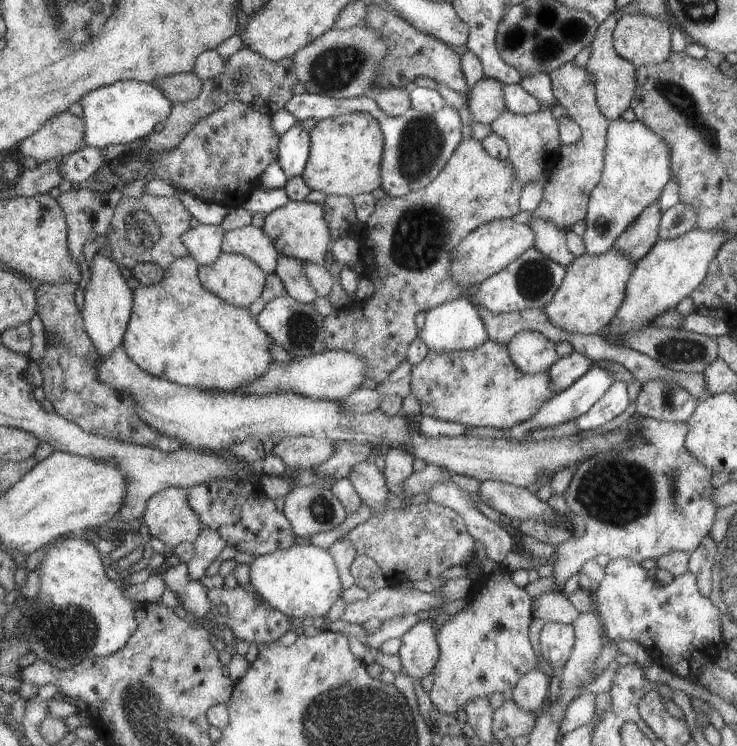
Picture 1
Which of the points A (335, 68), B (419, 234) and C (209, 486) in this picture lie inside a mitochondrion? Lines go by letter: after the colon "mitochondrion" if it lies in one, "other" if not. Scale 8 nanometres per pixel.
A: mitochondrion
B: mitochondrion
C: other

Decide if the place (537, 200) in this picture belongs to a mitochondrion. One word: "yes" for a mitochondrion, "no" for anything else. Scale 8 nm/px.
no

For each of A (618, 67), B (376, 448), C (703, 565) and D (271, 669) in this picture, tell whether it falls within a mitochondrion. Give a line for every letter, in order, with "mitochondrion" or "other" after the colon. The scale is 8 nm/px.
A: other
B: other
C: mitochondrion
D: other

